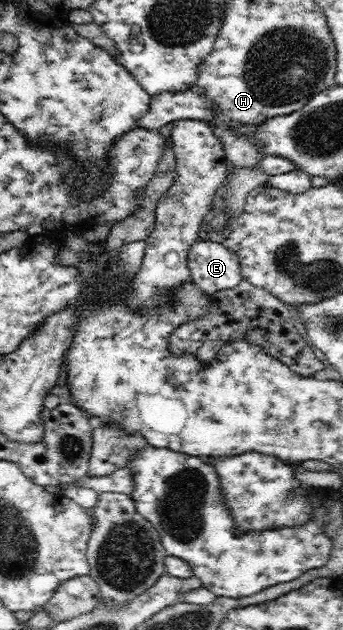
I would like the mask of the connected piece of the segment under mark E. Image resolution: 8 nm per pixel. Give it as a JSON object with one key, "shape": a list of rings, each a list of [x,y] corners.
{"shape":[[[195,242],[188,251],[187,265],[192,282],[207,295],[233,289],[242,278],[237,254],[221,242]]]}

